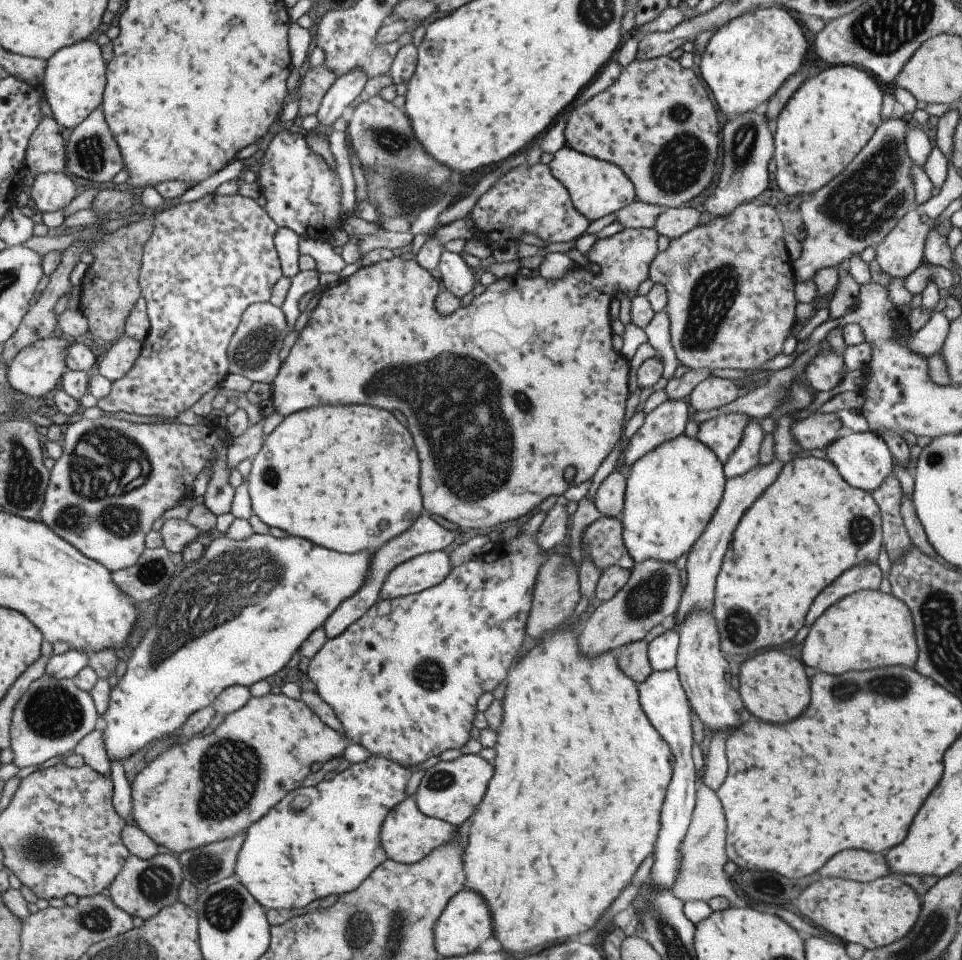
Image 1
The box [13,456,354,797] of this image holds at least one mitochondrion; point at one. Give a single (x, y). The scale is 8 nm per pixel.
(213, 594)

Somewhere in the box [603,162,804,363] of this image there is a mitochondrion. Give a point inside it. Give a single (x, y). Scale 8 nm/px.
(714, 294)

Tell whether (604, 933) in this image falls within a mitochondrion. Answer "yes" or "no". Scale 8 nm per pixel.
no

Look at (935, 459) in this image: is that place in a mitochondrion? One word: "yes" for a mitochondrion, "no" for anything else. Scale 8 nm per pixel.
yes

